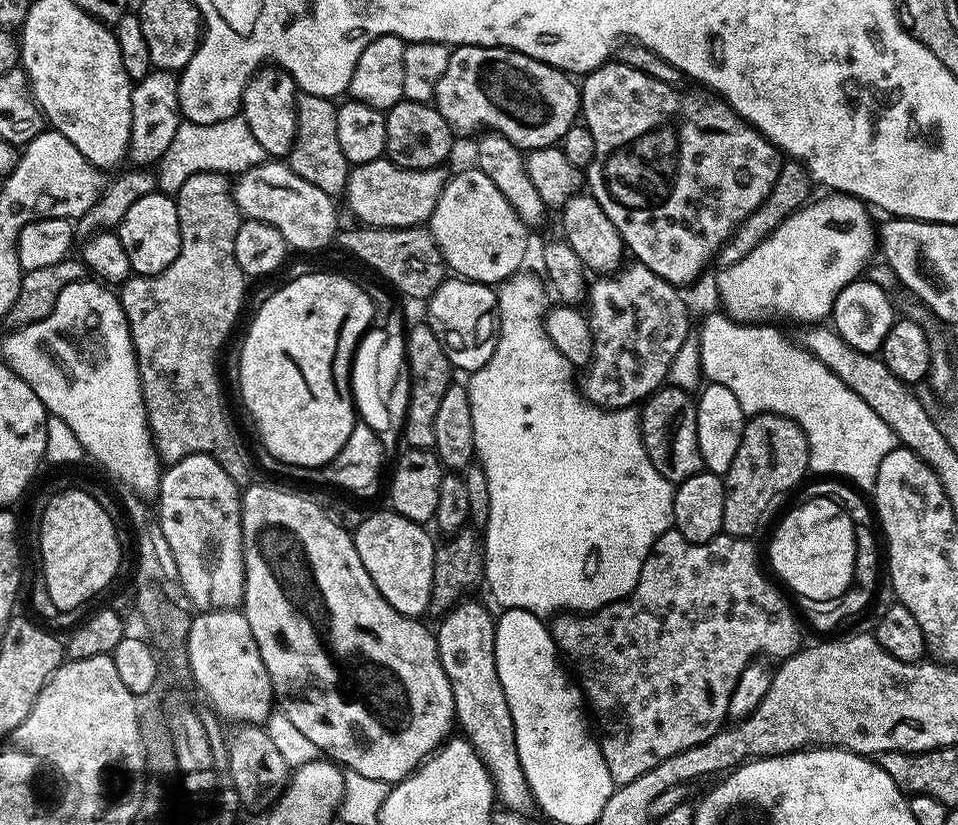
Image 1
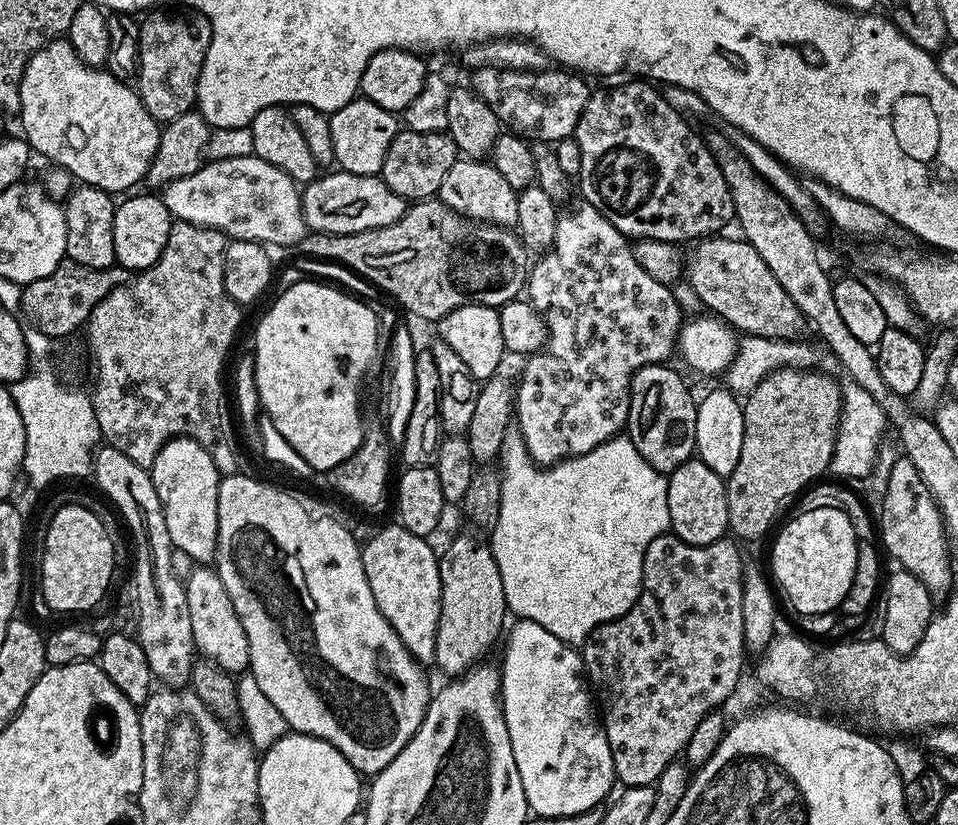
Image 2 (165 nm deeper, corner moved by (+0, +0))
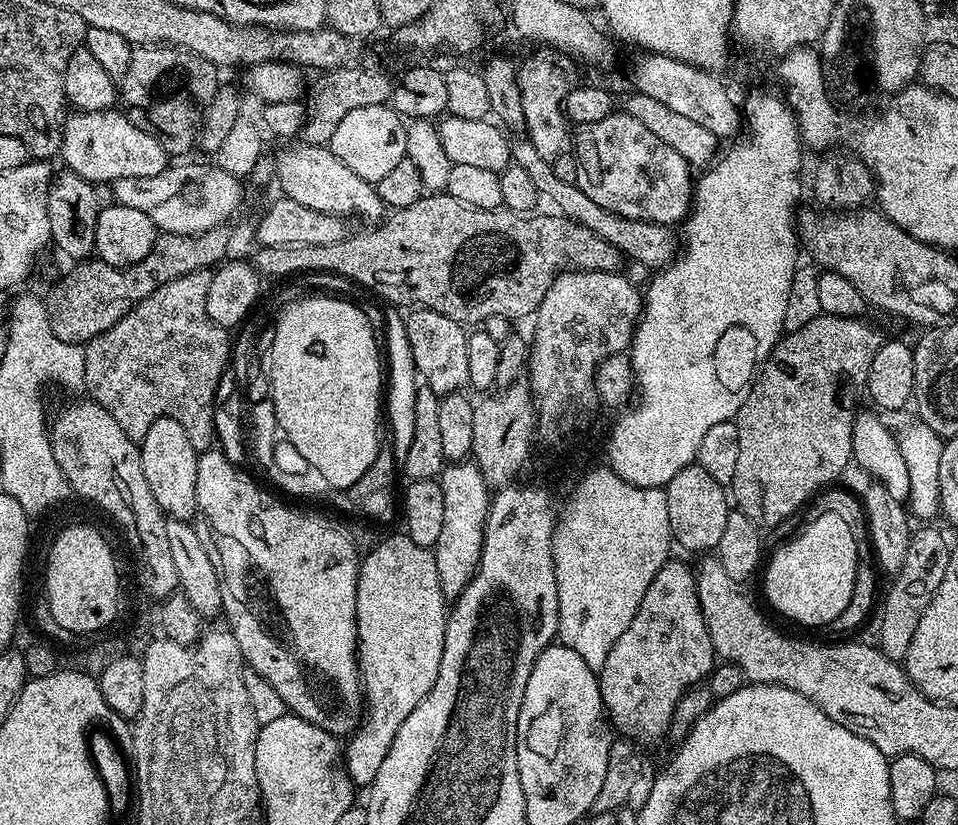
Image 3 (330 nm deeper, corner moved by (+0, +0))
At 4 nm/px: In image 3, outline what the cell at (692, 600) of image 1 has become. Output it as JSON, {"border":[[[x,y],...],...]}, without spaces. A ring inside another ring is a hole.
{"border":[[[669,559],[654,574],[634,622],[610,646],[606,662],[598,669],[605,713],[621,737],[645,746],[667,733],[674,706],[691,688],[710,677],[717,664],[698,598],[695,571],[680,560]]]}

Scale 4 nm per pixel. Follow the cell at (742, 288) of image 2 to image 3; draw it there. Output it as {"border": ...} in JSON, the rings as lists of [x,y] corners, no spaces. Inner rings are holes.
{"border":[[[526,136],[513,137],[509,144],[511,146],[511,158],[514,164],[521,166],[526,171],[534,183],[534,188],[538,189],[541,197],[550,198],[555,208],[561,215],[574,221],[576,224],[584,225],[587,229],[602,237],[604,241],[610,242],[619,249],[627,259],[642,262],[646,267],[659,270],[667,267],[675,259],[678,250],[678,238],[669,225],[648,223],[640,219],[622,218],[604,207],[598,206],[592,198],[586,197],[585,192],[576,184],[563,183],[552,168],[551,161],[539,157],[538,150]]]}

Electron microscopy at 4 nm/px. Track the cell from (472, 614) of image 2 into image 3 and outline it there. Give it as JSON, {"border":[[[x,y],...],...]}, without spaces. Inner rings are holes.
{"border":[[[475,462],[449,463],[438,479],[442,490],[442,503],[446,505],[446,514],[442,514],[442,530],[438,533],[438,542],[434,549],[438,582],[445,597],[455,598],[471,582],[480,561],[490,489]]]}

